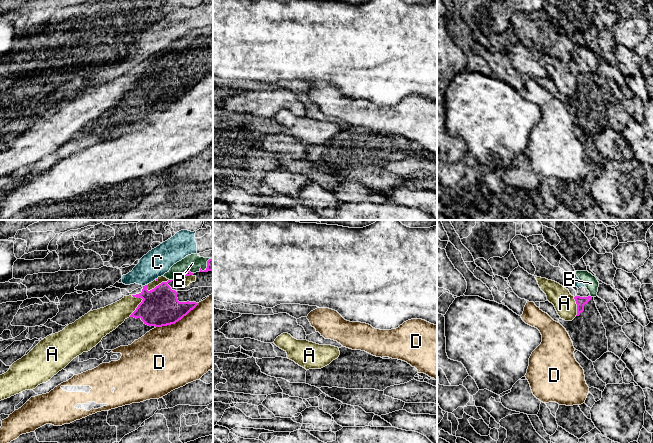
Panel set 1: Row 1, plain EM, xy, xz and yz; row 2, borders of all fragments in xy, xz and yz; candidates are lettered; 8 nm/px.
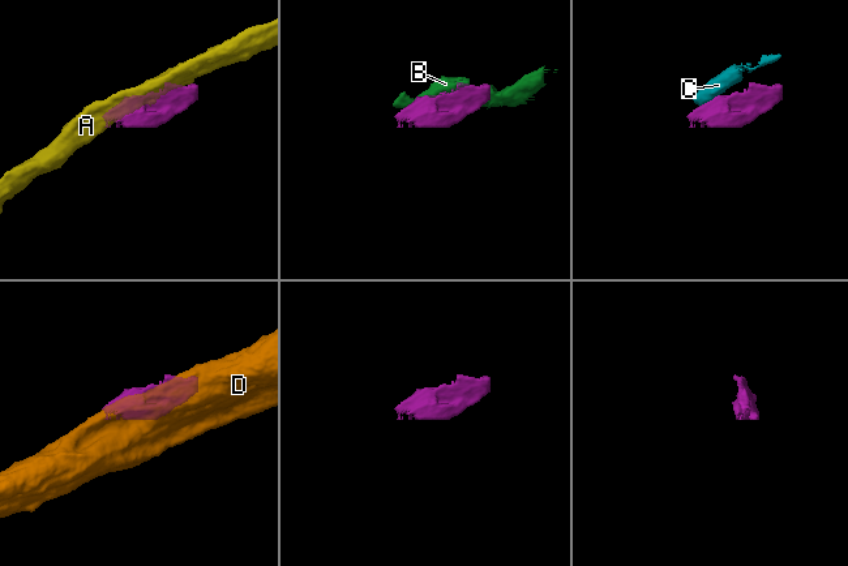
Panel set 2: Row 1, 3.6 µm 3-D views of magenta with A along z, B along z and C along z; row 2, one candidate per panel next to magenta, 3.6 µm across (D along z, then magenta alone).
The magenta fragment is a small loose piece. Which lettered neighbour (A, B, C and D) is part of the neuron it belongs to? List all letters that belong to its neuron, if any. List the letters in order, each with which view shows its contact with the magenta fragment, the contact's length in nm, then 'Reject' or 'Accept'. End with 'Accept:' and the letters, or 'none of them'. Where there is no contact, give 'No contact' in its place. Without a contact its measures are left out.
A: Touches magenta in xy. Shared border 190 nm. Reject
B: Touches magenta in xy. Shared border 60 nm. Reject
C: Touches magenta in xy. Shared border 40 nm. Reject
D: Touches magenta in xy. Shared border 400 nm. Reject
Accept: none of them

